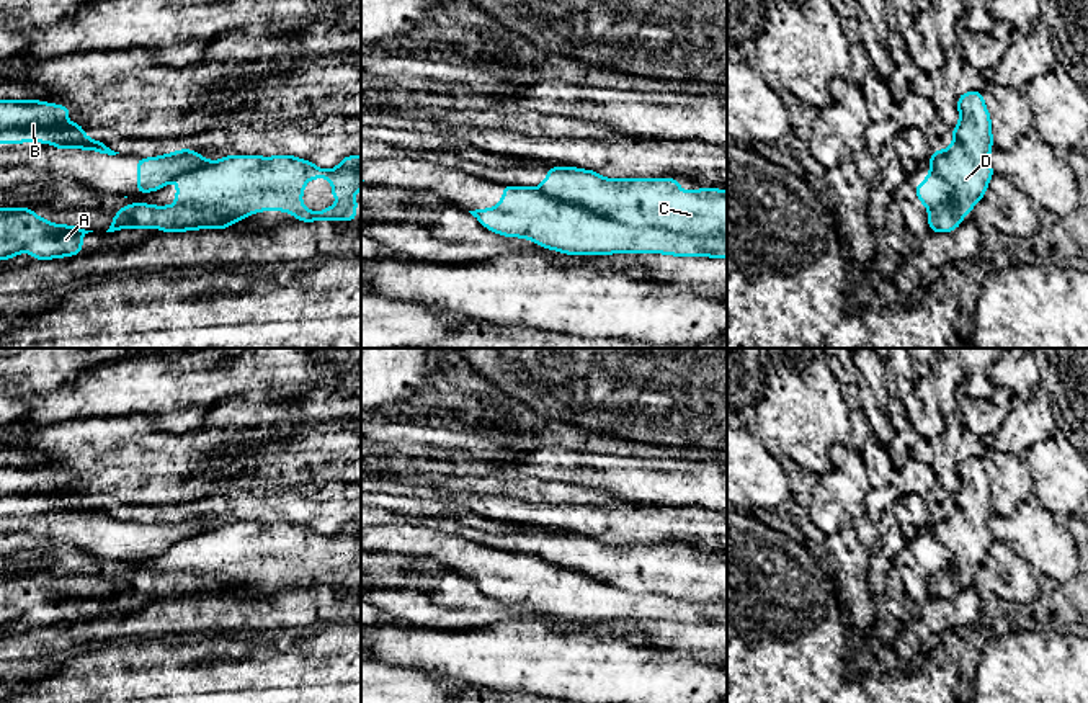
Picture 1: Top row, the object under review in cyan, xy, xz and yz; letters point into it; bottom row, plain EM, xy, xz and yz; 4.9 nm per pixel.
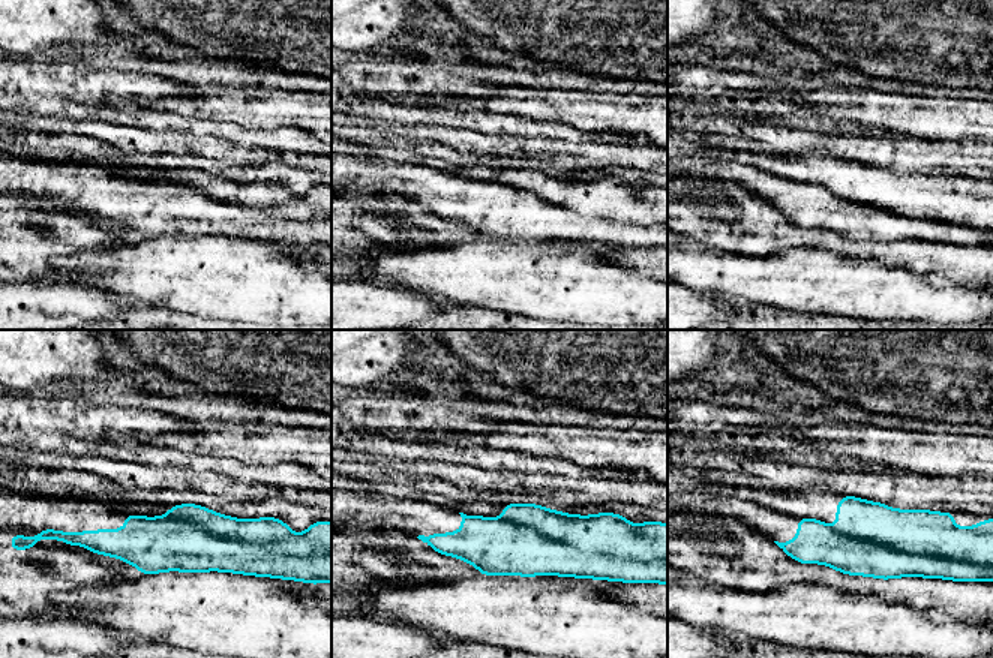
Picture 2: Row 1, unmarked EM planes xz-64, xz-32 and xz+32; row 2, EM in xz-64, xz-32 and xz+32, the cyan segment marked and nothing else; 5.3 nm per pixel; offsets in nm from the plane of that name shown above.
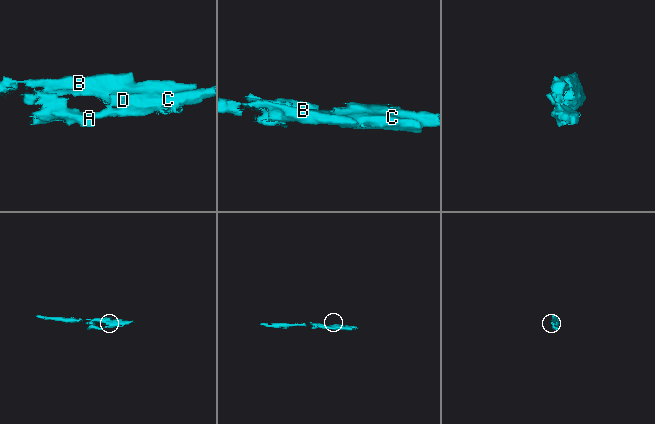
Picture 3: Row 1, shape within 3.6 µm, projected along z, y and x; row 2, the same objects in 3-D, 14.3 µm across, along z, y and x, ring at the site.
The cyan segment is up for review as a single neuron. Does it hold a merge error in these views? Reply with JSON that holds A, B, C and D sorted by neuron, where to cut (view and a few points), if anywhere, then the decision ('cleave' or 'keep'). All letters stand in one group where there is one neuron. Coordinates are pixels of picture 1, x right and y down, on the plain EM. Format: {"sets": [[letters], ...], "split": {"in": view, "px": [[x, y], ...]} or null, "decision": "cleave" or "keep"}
{"sets": [["A", "C"], ["B", "D"]], "split": {"in": "xz", "px": [[536, 555], [629, 591], [726, 604]]}, "decision": "cleave"}

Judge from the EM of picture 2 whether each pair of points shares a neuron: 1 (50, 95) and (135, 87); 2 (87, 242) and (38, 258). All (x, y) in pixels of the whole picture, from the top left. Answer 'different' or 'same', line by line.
1: same
2: same

